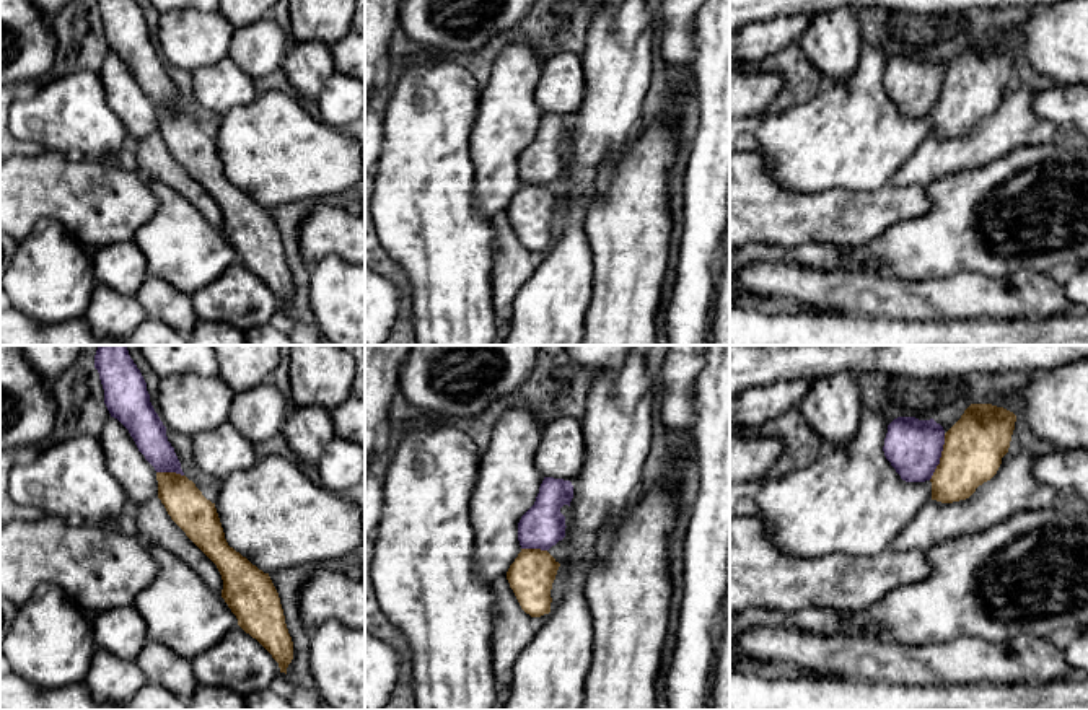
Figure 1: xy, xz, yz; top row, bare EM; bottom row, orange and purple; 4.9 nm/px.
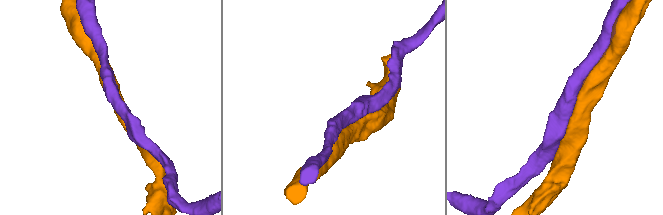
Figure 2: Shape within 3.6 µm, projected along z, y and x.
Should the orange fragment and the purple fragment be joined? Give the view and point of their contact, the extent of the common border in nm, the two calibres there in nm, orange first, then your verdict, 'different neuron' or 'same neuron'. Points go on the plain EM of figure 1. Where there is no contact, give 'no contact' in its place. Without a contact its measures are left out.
meets orange in yz at (942, 92); contact 240 nm long; 300 nm thick on the orange side, 280 nm on the other; same neuron

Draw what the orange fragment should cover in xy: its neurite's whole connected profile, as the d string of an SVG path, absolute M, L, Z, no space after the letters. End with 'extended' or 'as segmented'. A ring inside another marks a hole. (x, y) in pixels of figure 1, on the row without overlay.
M137 0L94 3L111 52L129 65L138 86L155 103L158 134L168 150L217 200L223 215L222 233L236 251L238 261L256 274L279 298L280 308L287 309L293 295L293 277L269 208L228 181L215 138L184 111Z; extended

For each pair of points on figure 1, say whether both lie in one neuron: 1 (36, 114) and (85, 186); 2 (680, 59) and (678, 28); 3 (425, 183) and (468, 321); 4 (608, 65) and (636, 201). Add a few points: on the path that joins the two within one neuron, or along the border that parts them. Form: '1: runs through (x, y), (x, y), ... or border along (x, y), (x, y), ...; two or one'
1: border along (44, 149), (67, 155), (100, 158); two
2: runs through (678, 51), (678, 36); one
3: runs through (425, 217), (447, 249), (451, 287); one
4: border along (637, 126), (627, 142), (600, 173); two

